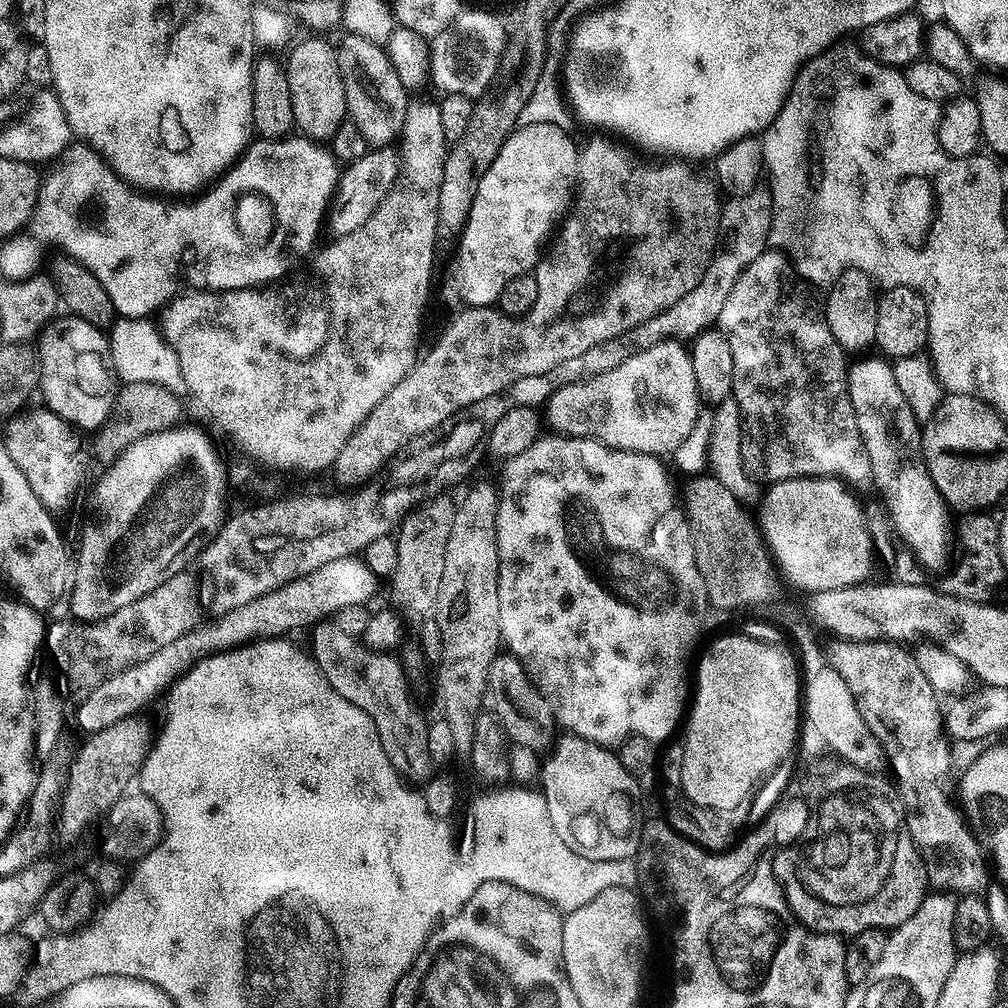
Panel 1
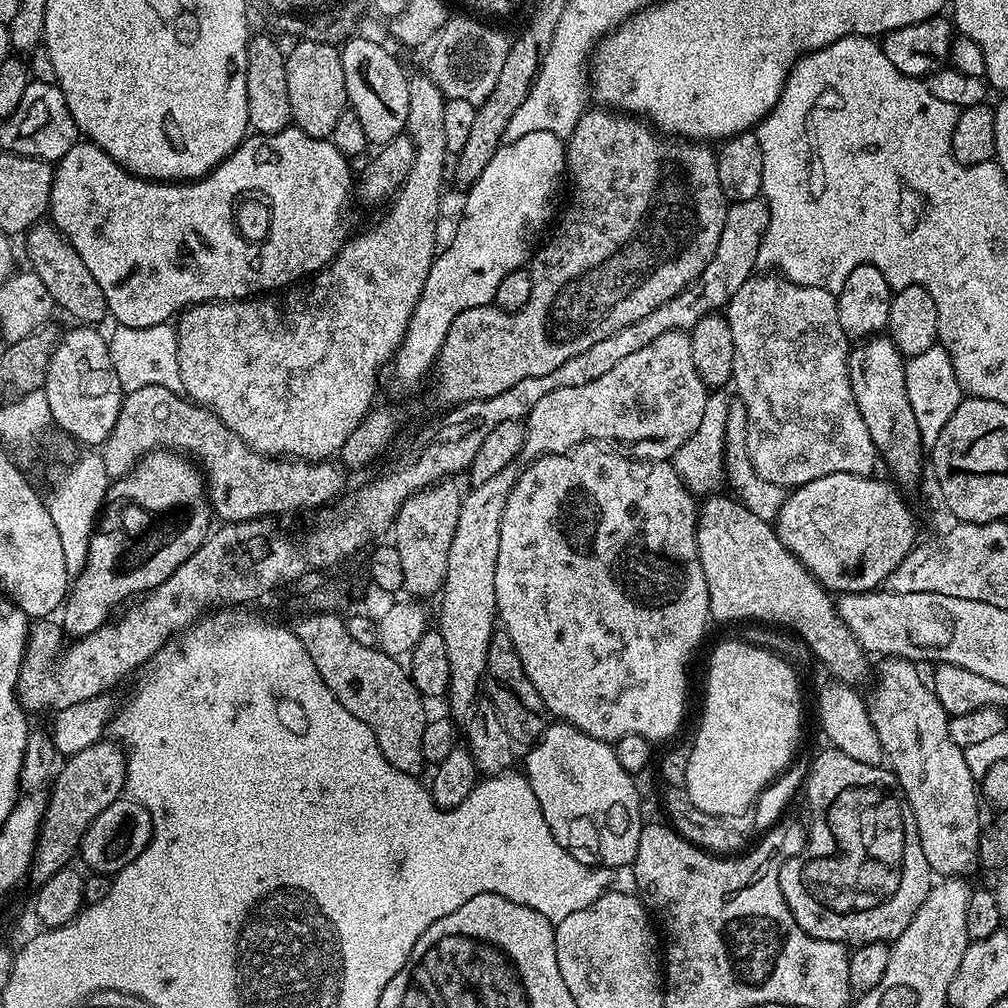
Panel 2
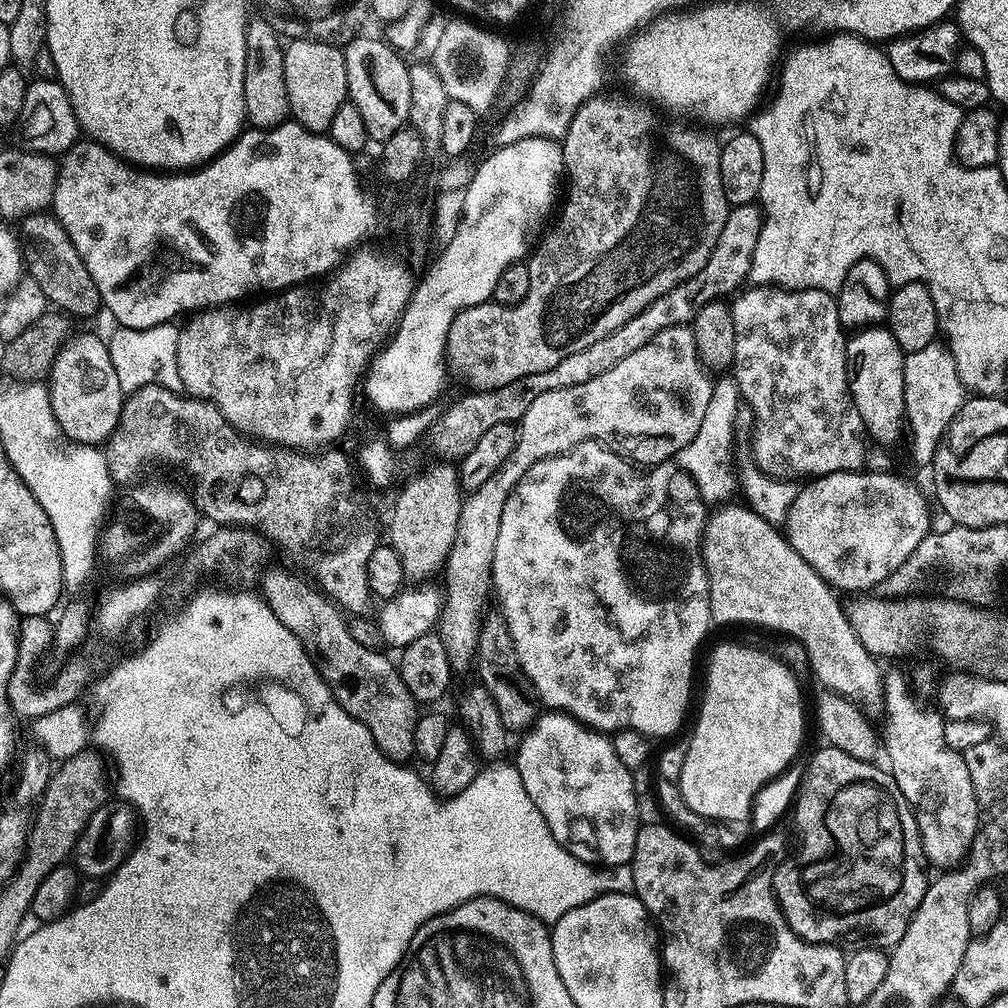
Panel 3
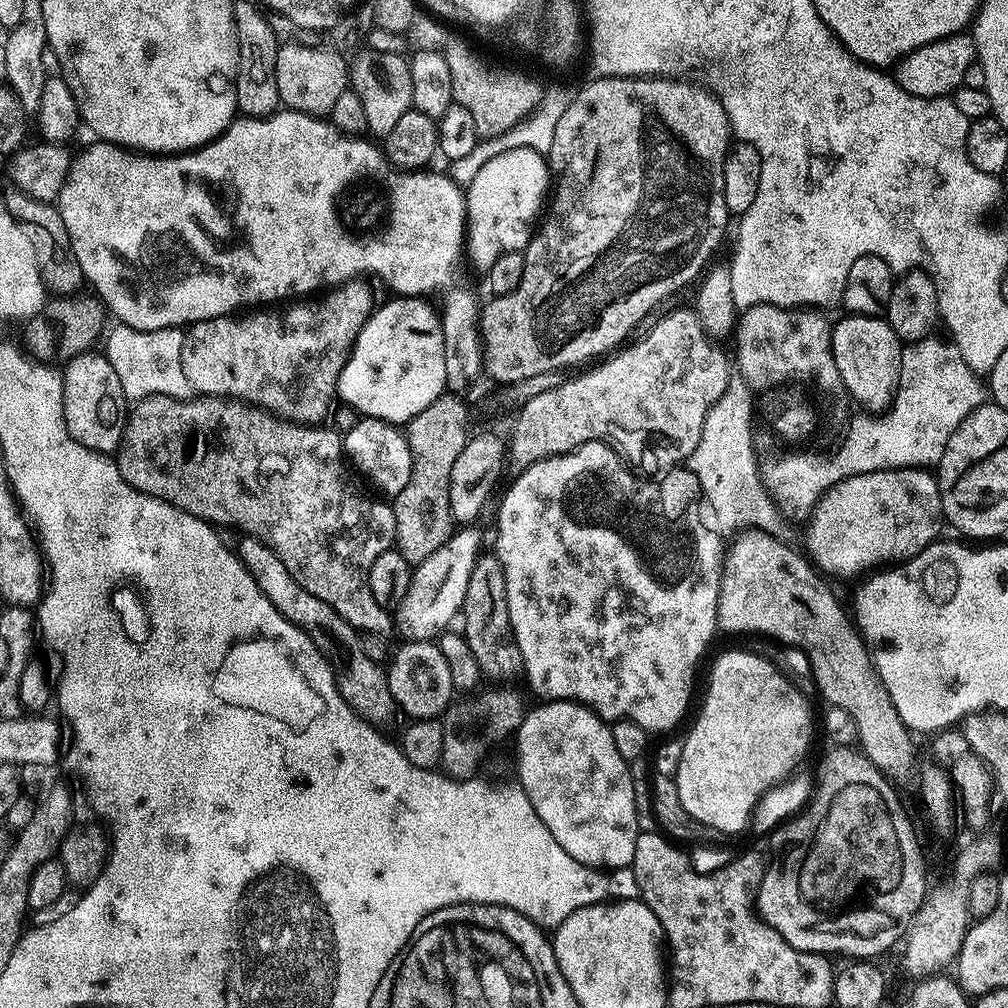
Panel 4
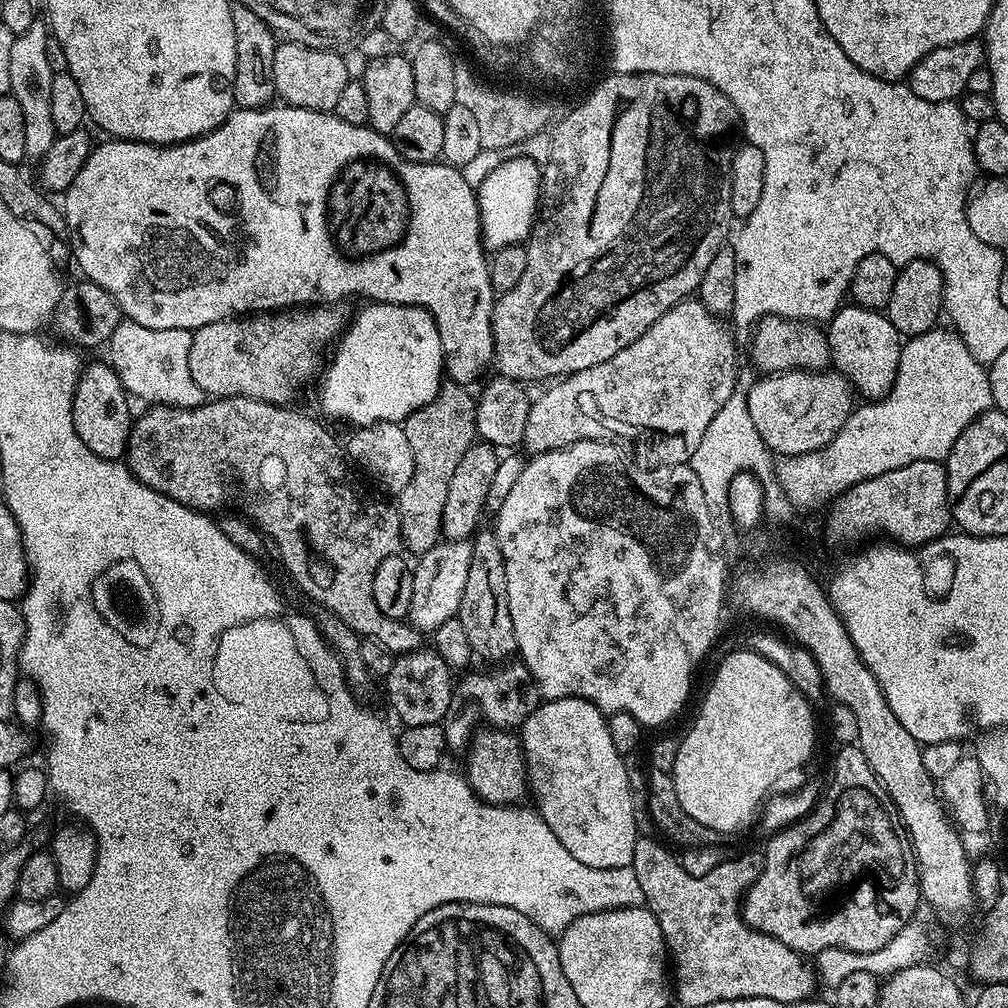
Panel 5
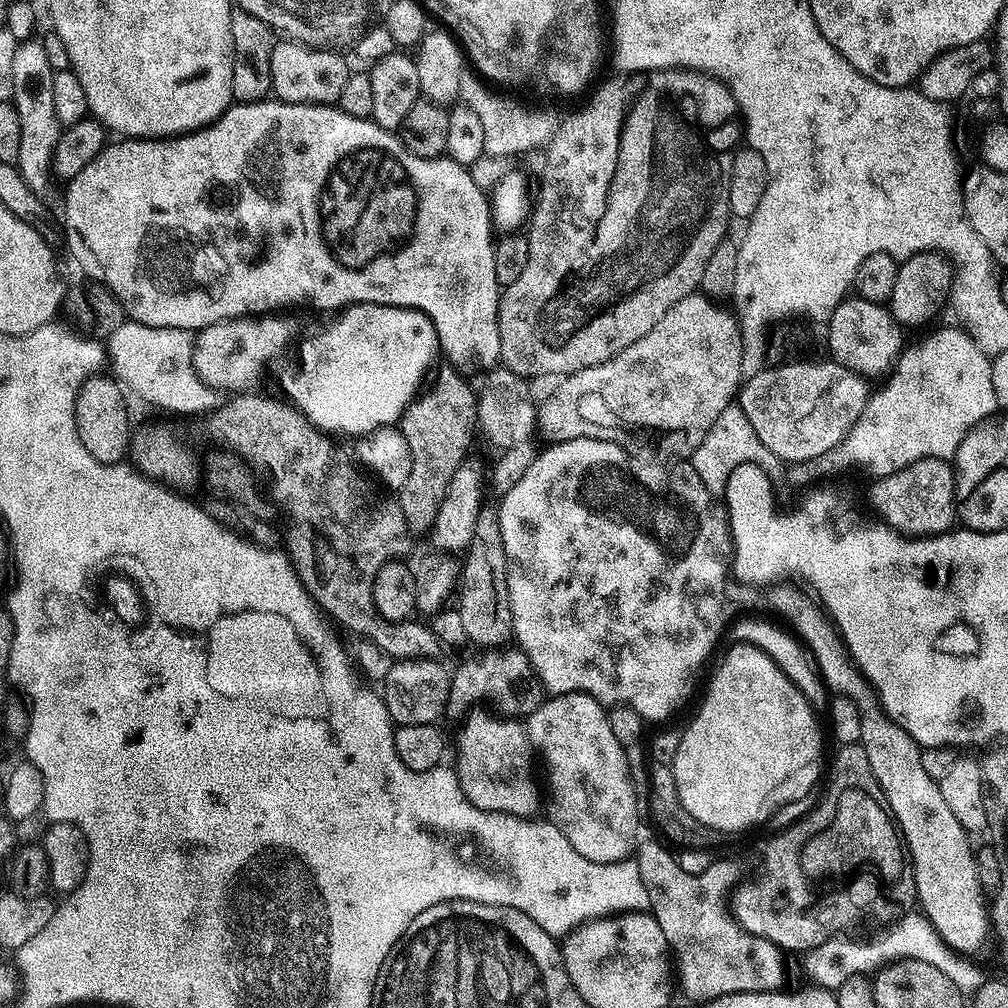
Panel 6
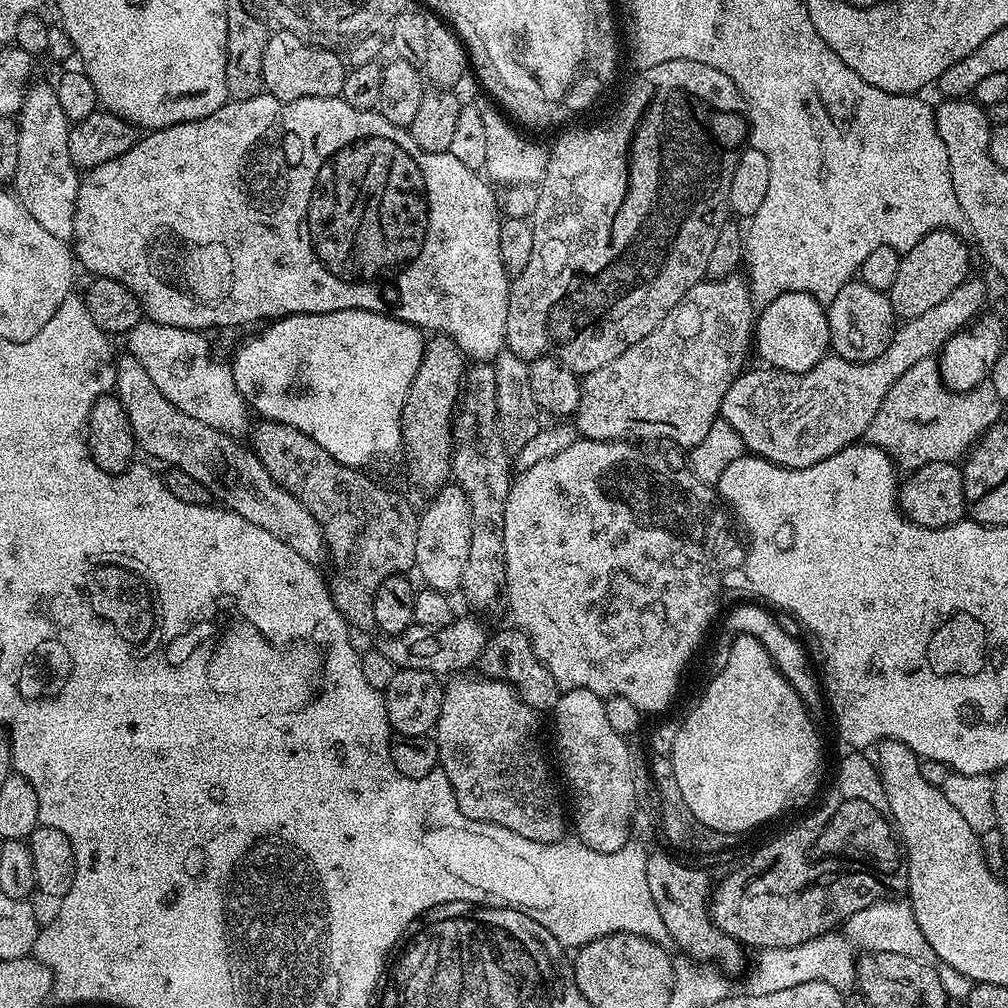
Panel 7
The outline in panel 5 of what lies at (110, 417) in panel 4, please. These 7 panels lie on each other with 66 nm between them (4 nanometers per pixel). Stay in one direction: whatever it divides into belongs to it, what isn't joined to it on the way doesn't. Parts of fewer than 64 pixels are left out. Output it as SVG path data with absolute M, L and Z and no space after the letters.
M89 363L80 373L72 396L73 426L78 438L98 458L119 461L127 453L133 421L133 417L128 416L128 403L130 397L111 363Z

